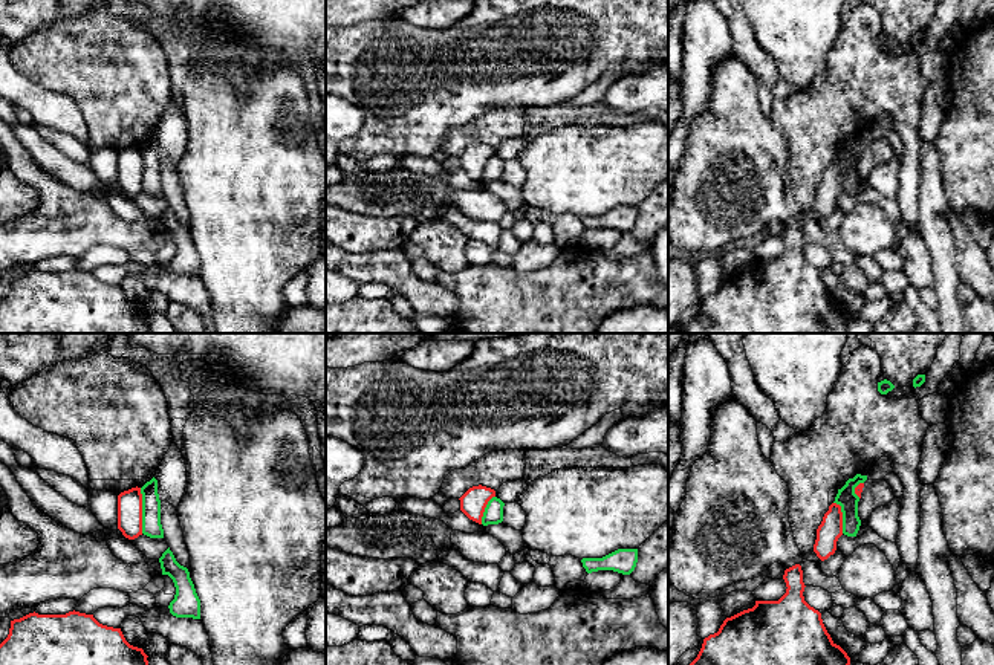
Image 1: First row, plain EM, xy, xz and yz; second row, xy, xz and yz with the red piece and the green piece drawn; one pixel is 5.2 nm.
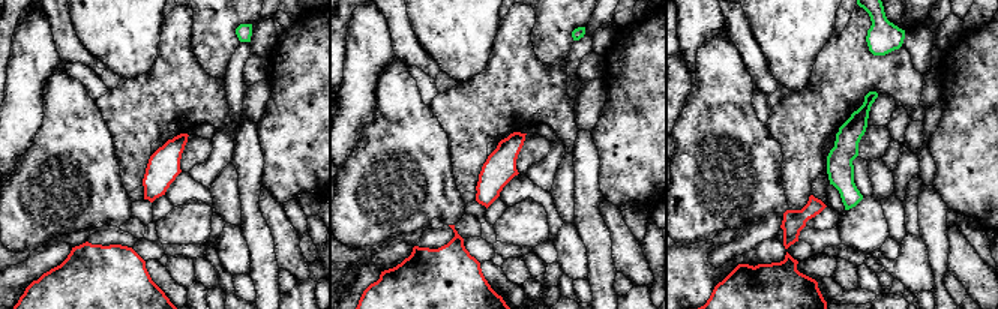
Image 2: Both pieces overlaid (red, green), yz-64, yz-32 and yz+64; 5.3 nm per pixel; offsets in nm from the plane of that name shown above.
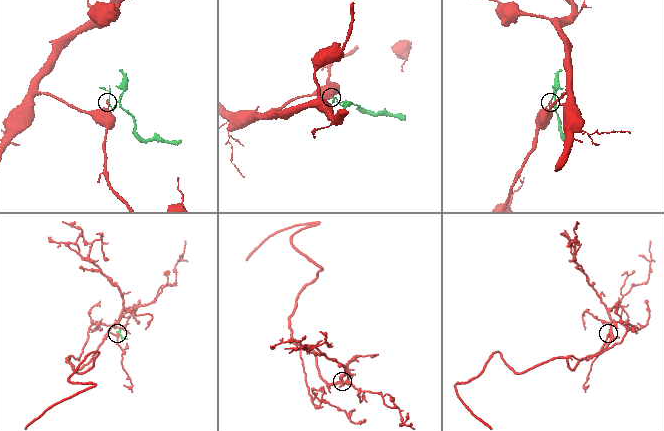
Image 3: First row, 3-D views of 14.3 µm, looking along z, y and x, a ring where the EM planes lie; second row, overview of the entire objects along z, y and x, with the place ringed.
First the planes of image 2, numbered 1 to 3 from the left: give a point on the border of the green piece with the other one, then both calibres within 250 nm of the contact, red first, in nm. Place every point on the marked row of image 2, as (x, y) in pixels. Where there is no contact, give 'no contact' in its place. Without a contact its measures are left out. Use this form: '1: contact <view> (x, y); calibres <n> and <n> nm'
1: no contact
2: no contact
3: no contact

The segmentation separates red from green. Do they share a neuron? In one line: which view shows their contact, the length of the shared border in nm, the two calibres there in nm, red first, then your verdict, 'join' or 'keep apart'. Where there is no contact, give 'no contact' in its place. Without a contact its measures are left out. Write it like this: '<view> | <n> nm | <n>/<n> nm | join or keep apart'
xy | 240 nm | 130/100 nm | keep apart

